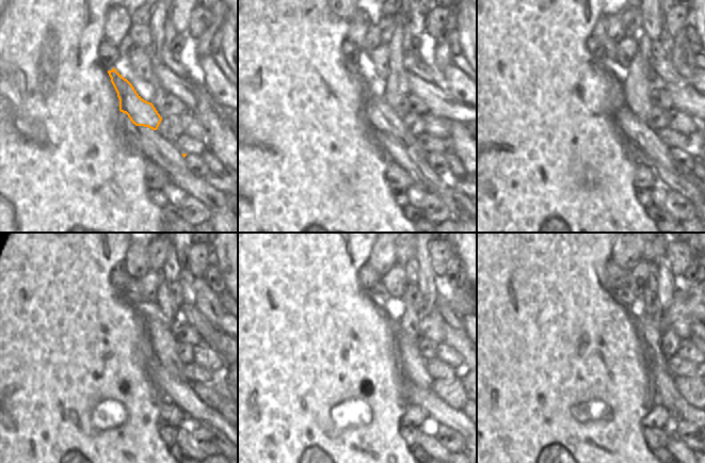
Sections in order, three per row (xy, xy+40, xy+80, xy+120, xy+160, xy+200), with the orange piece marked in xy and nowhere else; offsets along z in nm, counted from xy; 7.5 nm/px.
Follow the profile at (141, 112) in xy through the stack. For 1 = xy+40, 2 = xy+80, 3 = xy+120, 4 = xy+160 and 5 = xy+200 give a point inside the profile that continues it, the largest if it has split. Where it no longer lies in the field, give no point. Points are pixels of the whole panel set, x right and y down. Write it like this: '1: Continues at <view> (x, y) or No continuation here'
1: Continues at xy+40 (381, 116)
2: Continues at xy+80 (638, 132)
3: Continues at xy+120 (179, 392)
4: Continues at xy+160 (438, 413)
5: Continues at xy+200 (683, 411).

